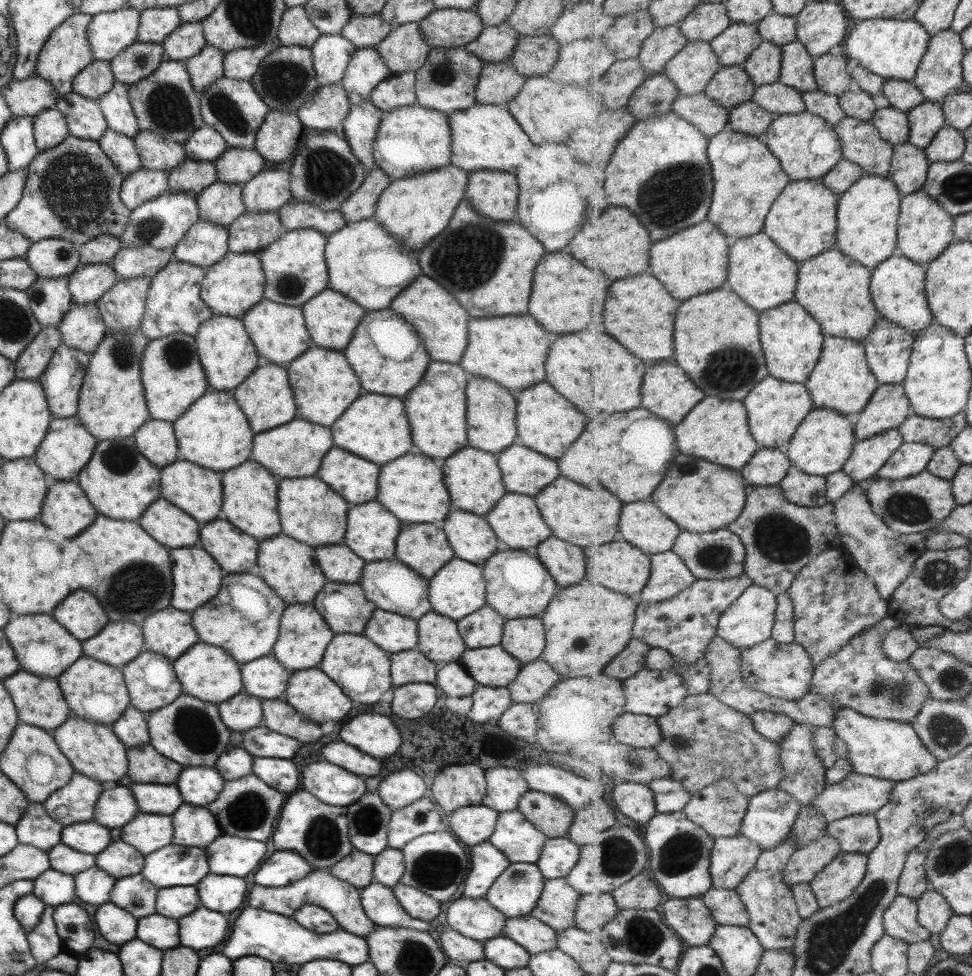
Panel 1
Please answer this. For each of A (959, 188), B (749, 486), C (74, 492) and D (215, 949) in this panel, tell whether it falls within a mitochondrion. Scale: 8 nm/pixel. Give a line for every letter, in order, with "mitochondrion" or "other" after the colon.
A: mitochondrion
B: other
C: other
D: other

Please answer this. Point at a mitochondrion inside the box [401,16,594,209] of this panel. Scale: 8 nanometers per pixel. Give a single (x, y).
(443, 73)

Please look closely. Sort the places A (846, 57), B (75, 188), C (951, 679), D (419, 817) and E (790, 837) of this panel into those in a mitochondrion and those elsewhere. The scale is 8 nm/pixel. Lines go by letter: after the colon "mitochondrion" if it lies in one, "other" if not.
A: other
B: mitochondrion
C: mitochondrion
D: mitochondrion
E: other

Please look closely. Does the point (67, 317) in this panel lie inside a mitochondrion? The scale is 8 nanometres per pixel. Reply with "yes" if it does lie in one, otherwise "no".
no

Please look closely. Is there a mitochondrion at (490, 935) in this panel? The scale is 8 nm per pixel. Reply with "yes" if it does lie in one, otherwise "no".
no

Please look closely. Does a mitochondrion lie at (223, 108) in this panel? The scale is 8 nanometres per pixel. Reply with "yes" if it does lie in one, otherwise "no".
yes

